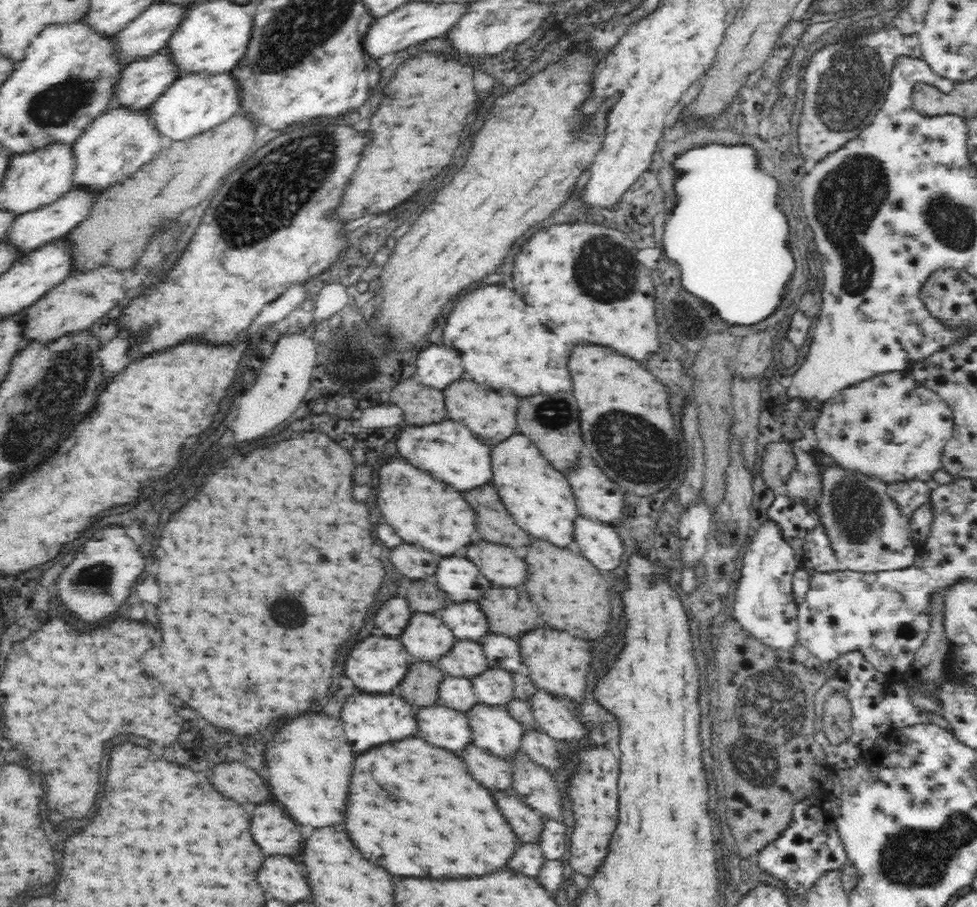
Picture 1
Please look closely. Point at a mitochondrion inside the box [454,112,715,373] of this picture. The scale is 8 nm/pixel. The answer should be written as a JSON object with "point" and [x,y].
{"point":[593,262]}

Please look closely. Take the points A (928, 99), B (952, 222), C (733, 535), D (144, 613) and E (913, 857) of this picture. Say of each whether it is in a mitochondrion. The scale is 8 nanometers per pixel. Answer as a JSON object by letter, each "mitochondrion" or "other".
{"A":"other","B":"mitochondrion","C":"other","D":"other","E":"mitochondrion"}

